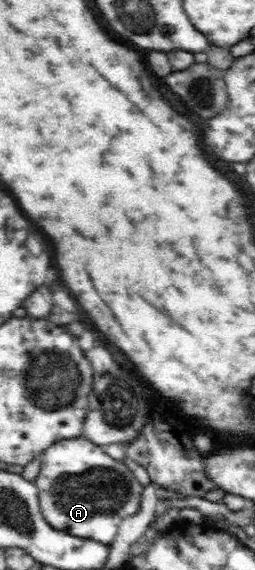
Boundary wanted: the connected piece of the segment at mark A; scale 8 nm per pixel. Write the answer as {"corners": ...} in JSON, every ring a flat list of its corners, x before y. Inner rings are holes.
{"corners":[[70,438,53,444,41,454,41,469,33,481,38,489,38,501,43,517,59,531,110,546,117,537,118,524,124,516,135,515,141,509,142,485,123,461,111,459,102,446,87,438]]}

